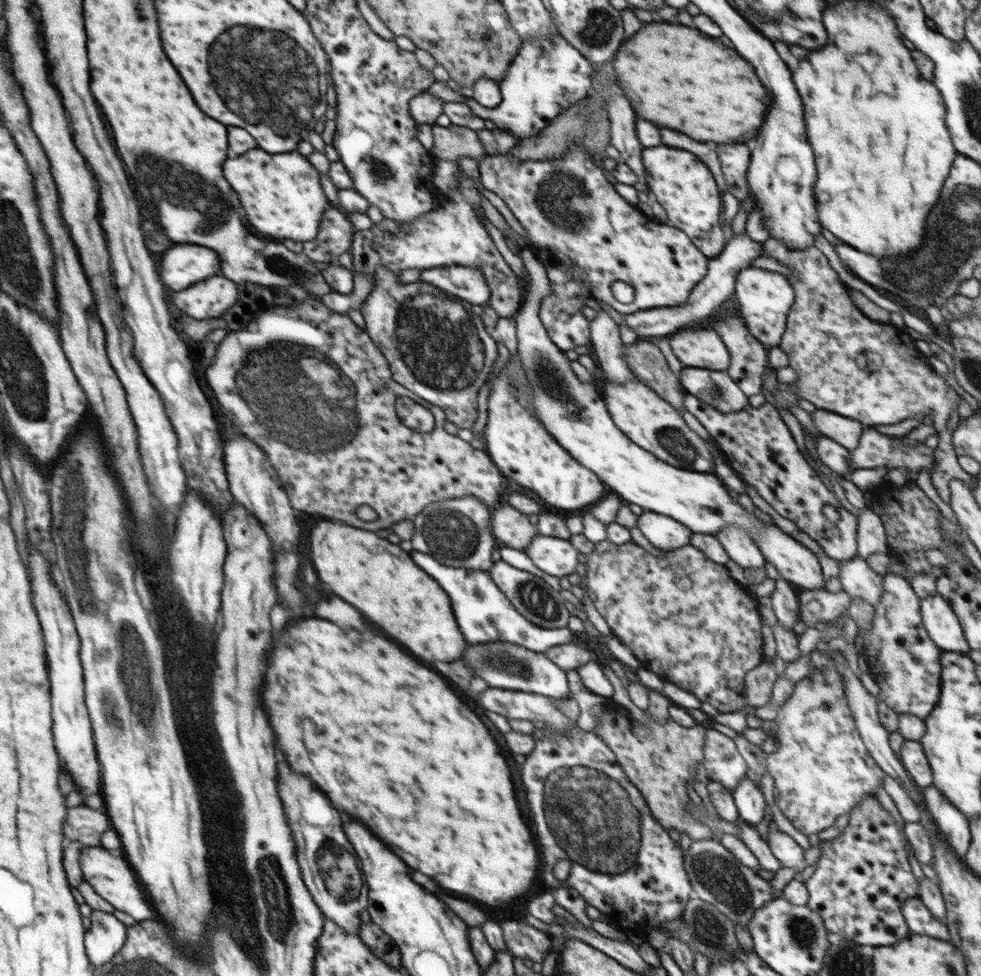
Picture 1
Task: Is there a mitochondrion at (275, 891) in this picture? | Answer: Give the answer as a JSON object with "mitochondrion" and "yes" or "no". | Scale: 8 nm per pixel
{"mitochondrion":"yes"}

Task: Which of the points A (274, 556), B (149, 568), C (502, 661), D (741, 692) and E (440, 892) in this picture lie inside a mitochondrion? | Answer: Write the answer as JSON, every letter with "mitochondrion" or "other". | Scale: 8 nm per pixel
{"A":"other","B":"other","C":"mitochondrion","D":"other","E":"other"}

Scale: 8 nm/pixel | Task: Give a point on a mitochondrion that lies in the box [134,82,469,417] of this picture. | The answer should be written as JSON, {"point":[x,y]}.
{"point":[145,160]}

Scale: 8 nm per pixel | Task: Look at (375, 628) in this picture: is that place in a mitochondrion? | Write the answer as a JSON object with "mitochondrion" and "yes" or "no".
{"mitochondrion":"no"}

